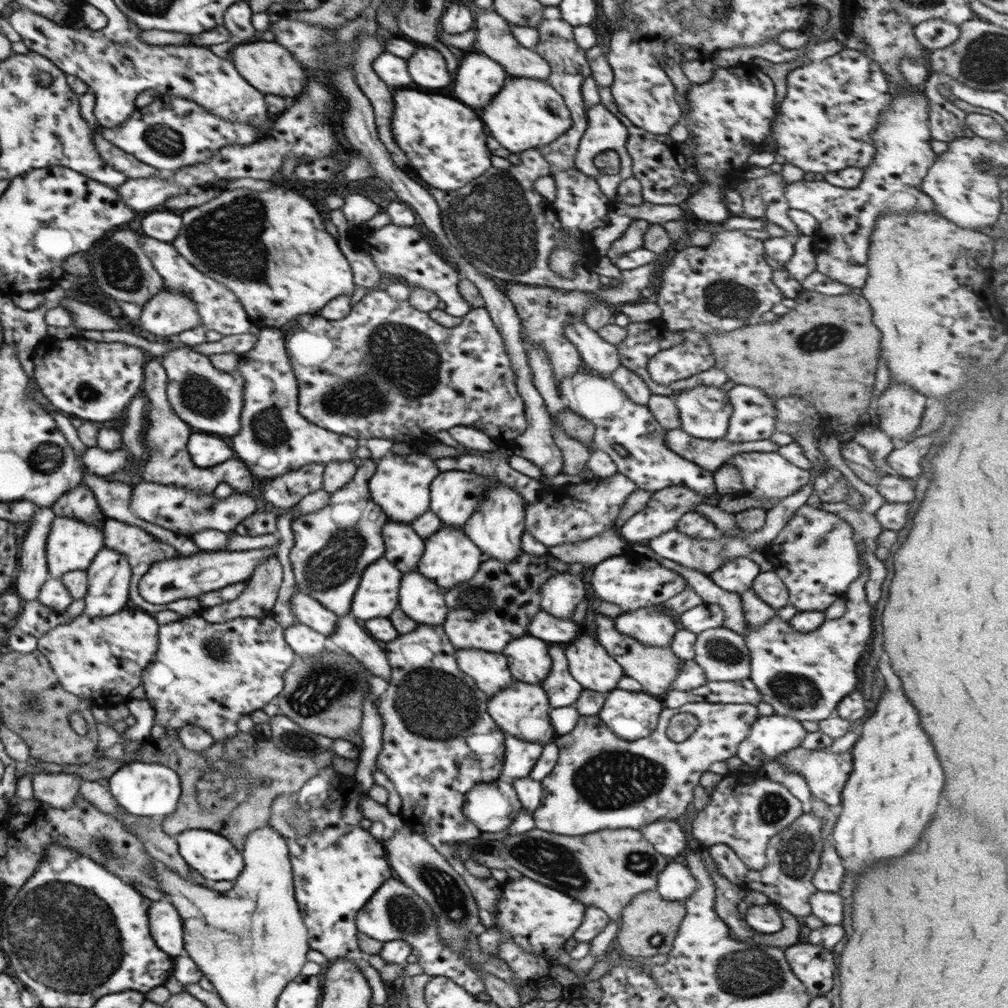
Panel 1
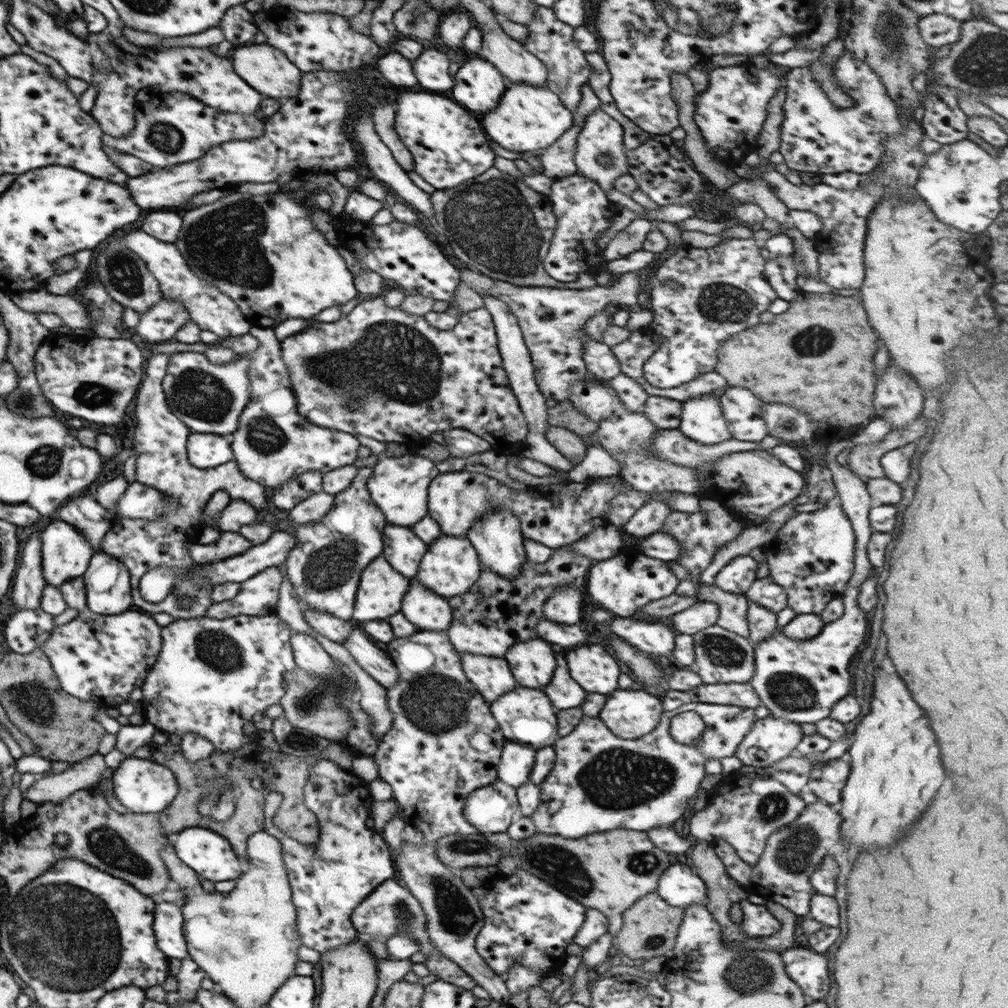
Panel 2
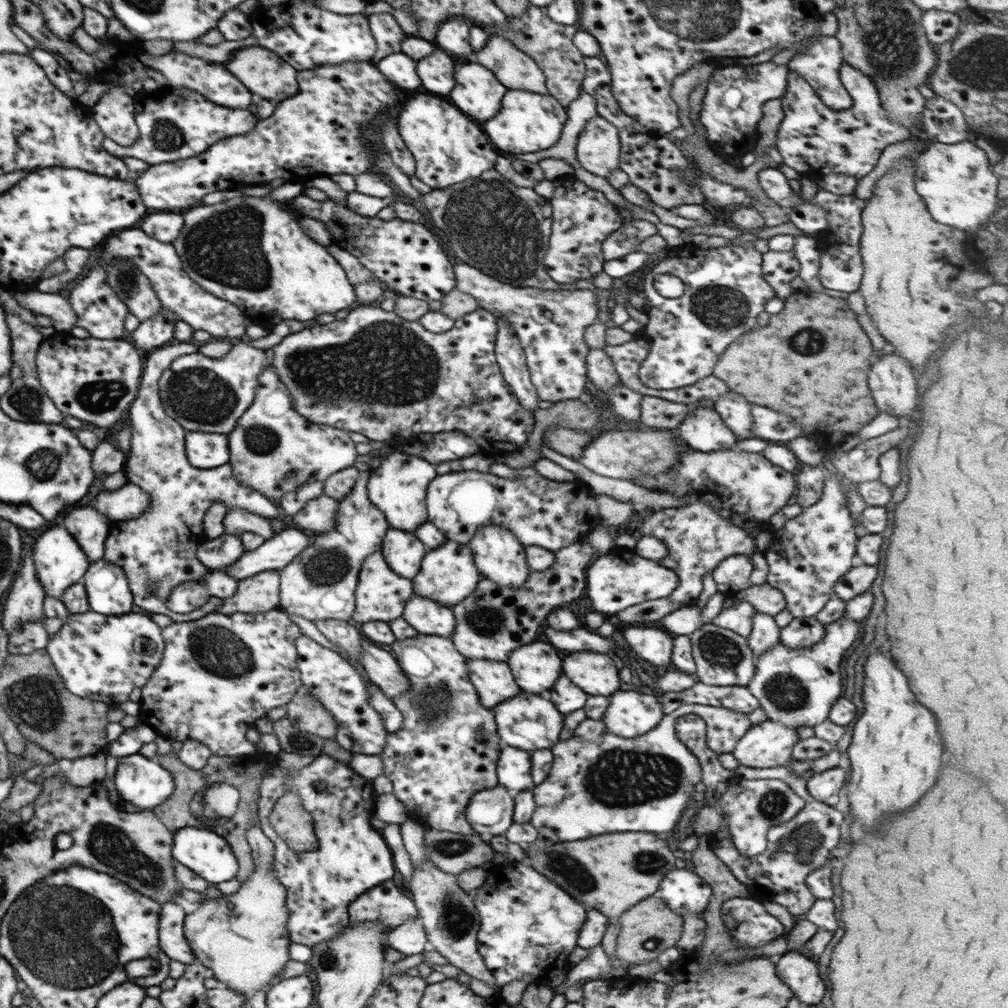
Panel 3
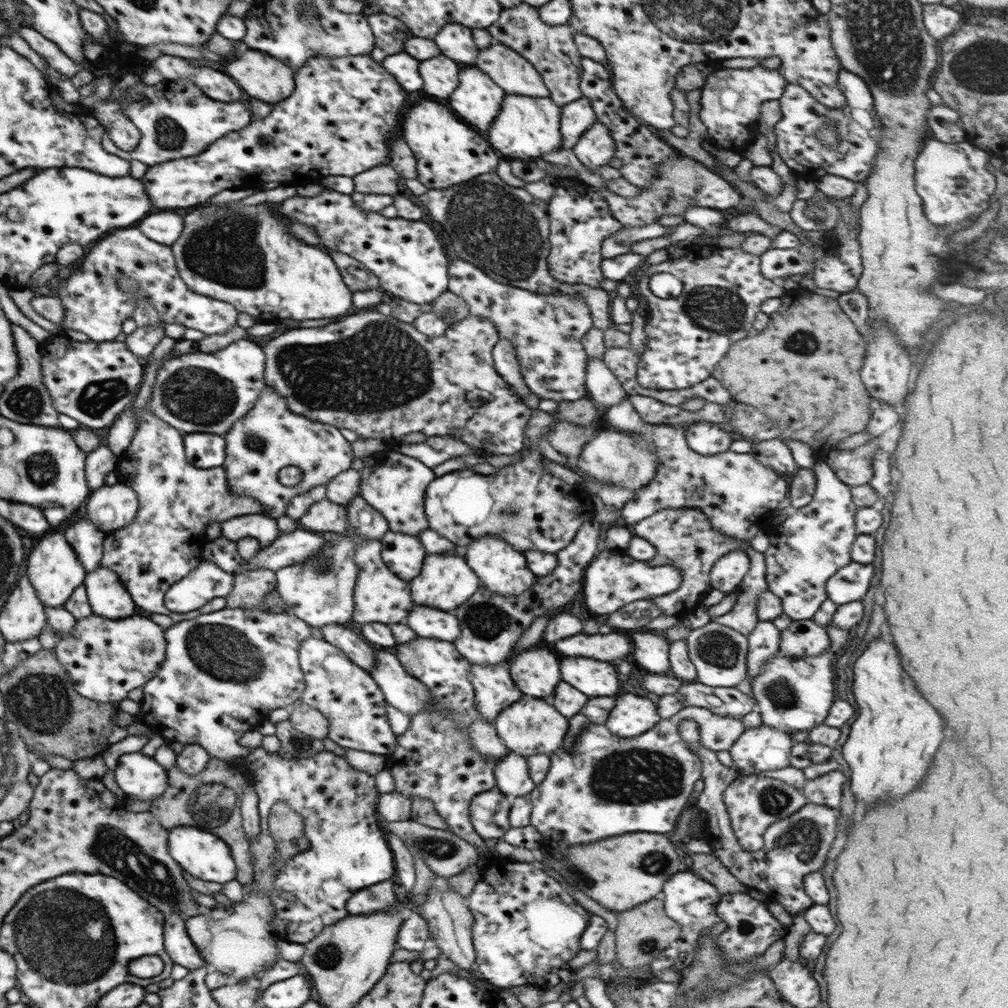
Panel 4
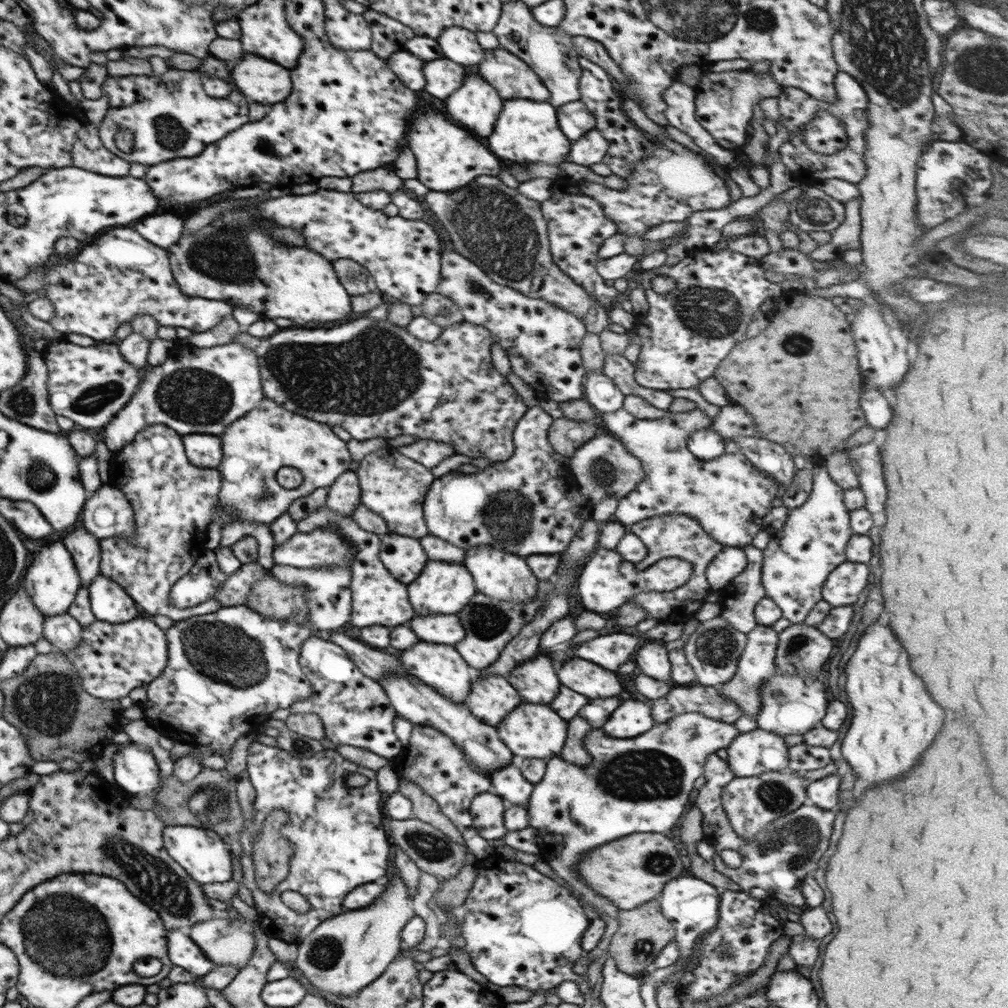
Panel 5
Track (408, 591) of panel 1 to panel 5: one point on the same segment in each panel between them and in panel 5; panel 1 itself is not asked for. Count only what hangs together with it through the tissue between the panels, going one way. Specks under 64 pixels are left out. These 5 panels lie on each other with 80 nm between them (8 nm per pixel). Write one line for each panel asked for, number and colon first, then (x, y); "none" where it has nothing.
2: (422, 608)
3: (427, 617)
4: (426, 622)
5: (438, 629)

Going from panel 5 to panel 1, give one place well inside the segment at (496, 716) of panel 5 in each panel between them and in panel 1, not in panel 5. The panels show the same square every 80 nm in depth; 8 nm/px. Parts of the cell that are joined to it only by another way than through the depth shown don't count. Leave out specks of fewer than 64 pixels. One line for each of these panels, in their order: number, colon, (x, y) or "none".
1: (489, 671)
2: (490, 677)
3: (493, 682)
4: (493, 688)

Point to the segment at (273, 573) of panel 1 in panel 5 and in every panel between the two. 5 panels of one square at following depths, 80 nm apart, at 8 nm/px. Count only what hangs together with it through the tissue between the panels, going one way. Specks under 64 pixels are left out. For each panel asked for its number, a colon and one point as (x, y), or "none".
2: (257, 596)
3: (259, 594)
4: (249, 588)
5: (235, 589)

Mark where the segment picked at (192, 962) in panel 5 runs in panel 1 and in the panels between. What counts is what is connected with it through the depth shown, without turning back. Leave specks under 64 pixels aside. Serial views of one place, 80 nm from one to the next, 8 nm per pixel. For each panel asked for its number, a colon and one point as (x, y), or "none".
1: (165, 926)
2: (167, 926)
3: (171, 938)
4: (178, 945)

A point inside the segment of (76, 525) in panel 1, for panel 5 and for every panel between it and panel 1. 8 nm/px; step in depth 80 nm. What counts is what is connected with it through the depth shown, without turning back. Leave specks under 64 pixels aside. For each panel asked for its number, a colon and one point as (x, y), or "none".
2: (65, 554)
3: (59, 563)
4: (52, 569)
5: (51, 582)

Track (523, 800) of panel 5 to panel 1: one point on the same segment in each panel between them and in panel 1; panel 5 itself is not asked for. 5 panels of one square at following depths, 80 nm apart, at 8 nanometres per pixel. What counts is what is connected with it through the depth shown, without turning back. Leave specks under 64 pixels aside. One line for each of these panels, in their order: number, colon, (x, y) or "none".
1: (519, 756)
2: (516, 760)
3: (512, 770)
4: (510, 773)

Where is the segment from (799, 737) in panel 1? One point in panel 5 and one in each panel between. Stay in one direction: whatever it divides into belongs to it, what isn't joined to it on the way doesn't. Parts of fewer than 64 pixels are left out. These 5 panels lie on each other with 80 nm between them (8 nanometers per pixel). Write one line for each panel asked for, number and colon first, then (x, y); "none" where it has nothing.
2: (769, 739)
3: (764, 745)
4: (758, 749)
5: (751, 753)

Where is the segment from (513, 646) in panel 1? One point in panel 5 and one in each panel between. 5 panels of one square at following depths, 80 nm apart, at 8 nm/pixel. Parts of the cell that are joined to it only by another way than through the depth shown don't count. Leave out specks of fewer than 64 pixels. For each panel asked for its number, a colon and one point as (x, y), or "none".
2: (531, 662)
3: (535, 666)
4: (535, 672)
5: (535, 680)

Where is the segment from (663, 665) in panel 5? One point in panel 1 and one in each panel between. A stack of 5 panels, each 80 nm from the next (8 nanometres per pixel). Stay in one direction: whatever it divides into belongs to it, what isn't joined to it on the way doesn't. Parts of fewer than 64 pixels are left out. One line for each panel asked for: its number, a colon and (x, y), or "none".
1: (651, 625)
2: (647, 635)
3: (653, 644)
4: (649, 649)

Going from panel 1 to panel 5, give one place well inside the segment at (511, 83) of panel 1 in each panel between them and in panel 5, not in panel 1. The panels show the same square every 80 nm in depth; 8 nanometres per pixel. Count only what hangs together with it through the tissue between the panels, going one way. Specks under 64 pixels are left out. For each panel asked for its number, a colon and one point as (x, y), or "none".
2: (527, 119)
3: (527, 122)
4: (525, 128)
5: (526, 131)

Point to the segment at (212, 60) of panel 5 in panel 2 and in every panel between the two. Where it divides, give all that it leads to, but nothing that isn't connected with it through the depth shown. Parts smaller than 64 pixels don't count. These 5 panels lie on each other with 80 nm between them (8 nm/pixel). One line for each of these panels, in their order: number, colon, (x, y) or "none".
2: (170, 128)
3: (172, 124)
4: (174, 119)

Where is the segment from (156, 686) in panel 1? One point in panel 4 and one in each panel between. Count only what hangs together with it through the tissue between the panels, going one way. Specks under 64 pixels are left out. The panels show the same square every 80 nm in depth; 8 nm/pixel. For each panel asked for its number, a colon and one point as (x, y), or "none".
2: (211, 676)
3: (218, 674)
4: (222, 674)

